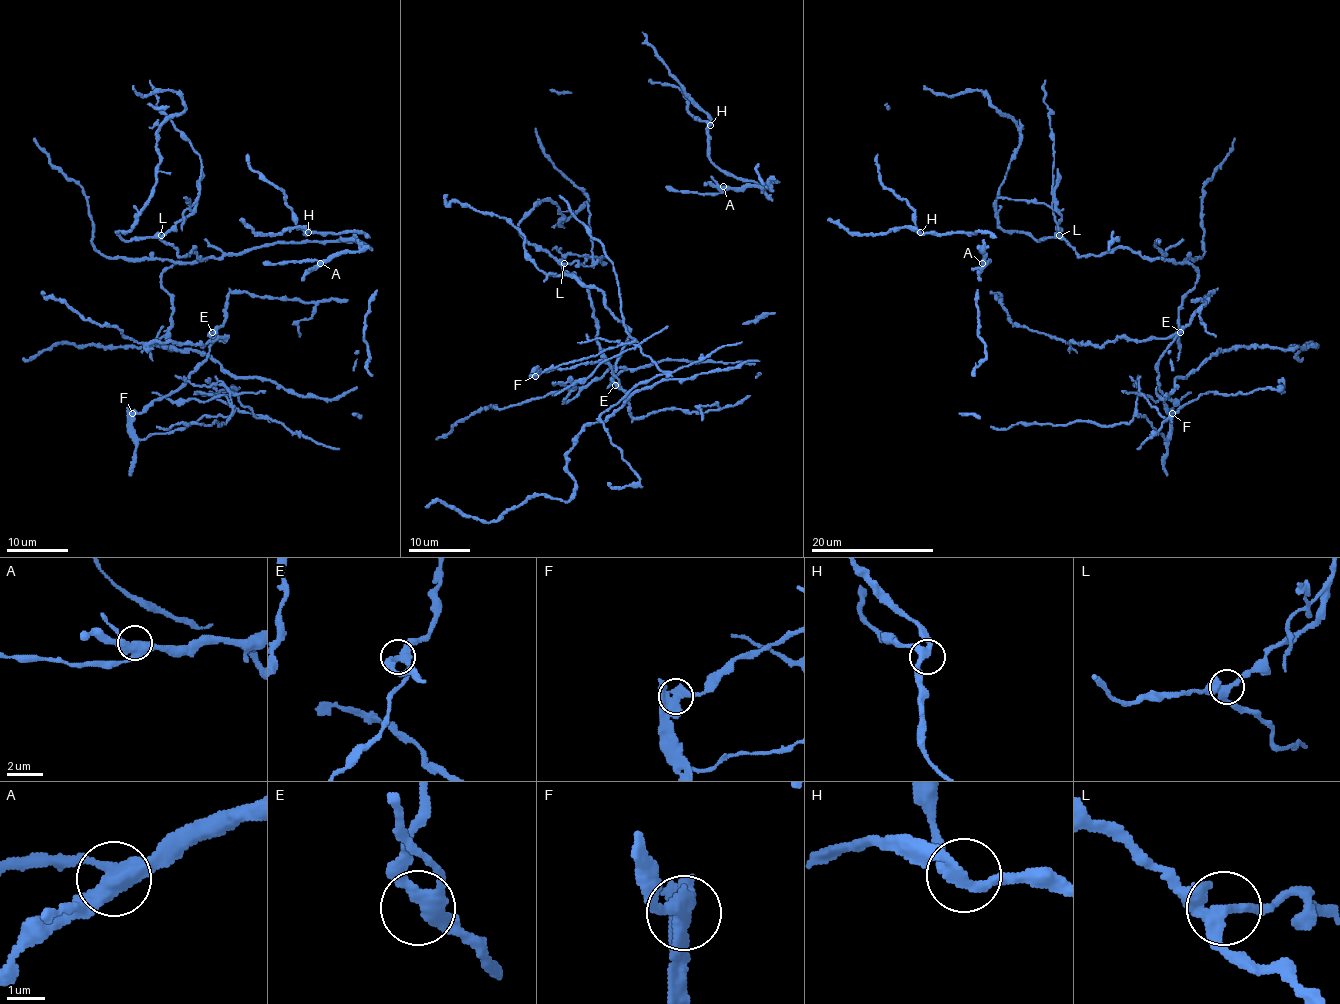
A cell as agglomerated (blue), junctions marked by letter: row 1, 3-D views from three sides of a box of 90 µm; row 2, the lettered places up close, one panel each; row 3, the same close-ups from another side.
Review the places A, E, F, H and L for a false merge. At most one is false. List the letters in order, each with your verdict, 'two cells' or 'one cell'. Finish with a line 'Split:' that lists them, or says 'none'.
A: one cell
E: one cell
F: two cells
H: one cell
L: one cell
Split: F

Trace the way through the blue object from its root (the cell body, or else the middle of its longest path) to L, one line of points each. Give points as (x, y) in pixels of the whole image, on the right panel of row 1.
L: (1179, 263), (1142, 257), (1127, 247), (1080, 257), (1059, 235)

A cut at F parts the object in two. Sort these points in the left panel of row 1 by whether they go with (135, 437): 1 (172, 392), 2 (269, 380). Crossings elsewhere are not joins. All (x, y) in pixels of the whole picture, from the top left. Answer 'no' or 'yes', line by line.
1: no
2: no

